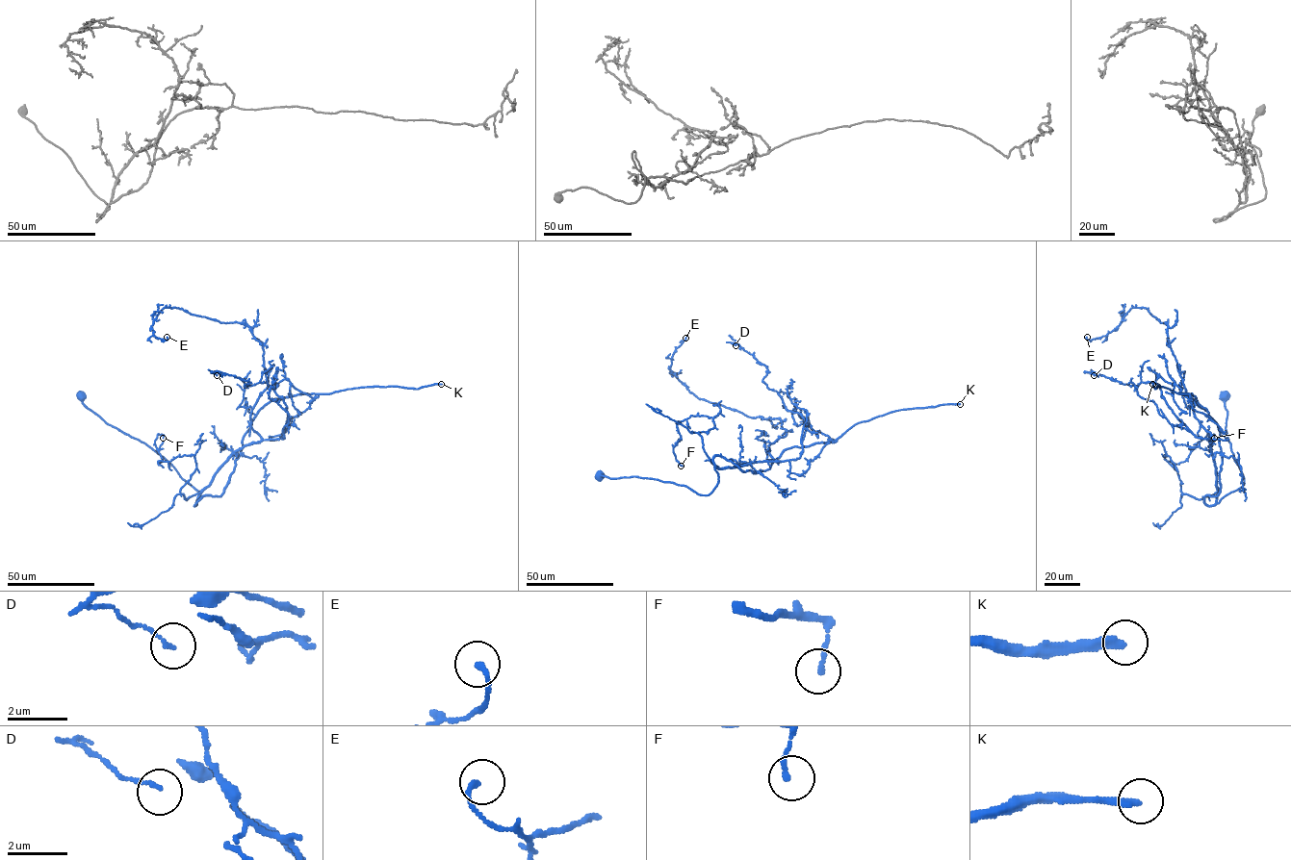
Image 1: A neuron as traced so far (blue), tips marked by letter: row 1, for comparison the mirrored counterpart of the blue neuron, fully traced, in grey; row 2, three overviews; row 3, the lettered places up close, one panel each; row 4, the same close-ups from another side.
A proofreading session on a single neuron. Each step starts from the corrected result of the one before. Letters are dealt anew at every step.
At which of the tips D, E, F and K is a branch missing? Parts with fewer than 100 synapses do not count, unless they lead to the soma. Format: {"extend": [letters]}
{"extend": ["K"]}

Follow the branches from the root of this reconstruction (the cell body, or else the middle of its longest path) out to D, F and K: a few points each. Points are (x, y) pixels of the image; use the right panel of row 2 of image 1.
D: (1224, 394), (1226, 429), (1244, 484), (1217, 503), (1210, 440), (1179, 420), (1159, 386), (1094, 375)
F: (1224, 394), (1244, 484), (1218, 503), (1217, 492), (1183, 493), (1164, 459), (1183, 462), (1214, 438)
K: (1224, 394), (1226, 429), (1244, 484), (1217, 503), (1212, 455), (1221, 454), (1217, 423), (1192, 393), (1152, 384)

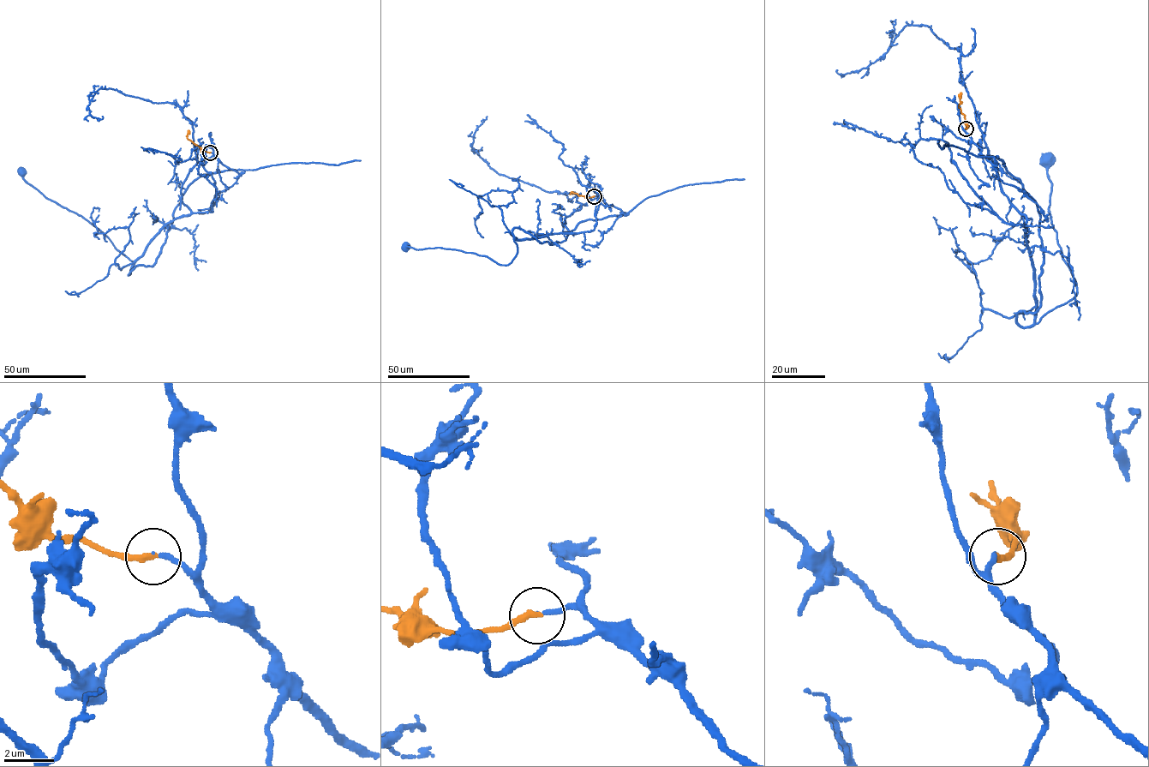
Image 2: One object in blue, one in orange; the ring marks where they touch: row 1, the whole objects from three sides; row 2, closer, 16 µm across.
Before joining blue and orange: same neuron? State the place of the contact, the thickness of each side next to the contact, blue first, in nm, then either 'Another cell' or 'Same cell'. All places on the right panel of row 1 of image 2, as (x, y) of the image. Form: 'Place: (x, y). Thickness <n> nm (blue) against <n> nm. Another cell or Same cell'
Place: (966, 128). Thickness 170 nm (blue) against 260 nm. Same cell

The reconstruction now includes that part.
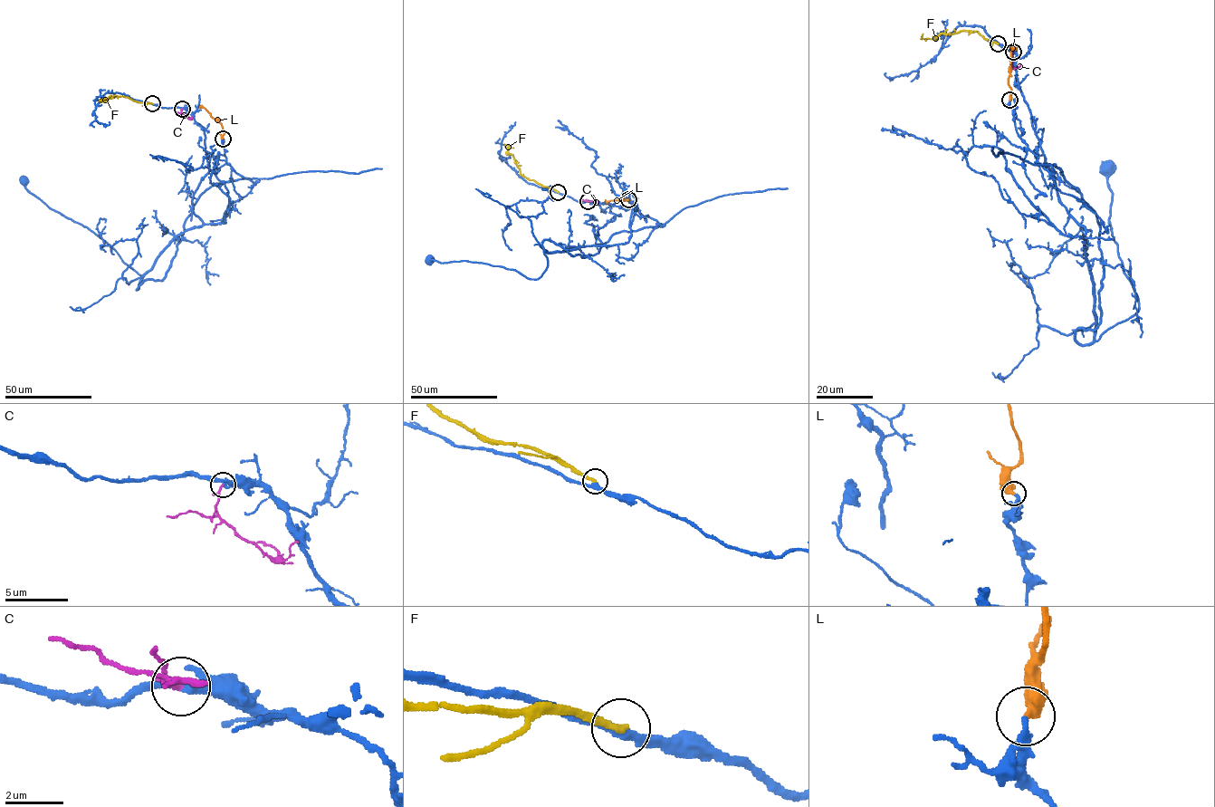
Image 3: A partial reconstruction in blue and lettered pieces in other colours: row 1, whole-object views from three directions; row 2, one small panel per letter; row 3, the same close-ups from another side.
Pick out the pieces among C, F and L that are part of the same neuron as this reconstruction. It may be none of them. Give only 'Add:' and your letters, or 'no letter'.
Add: L

